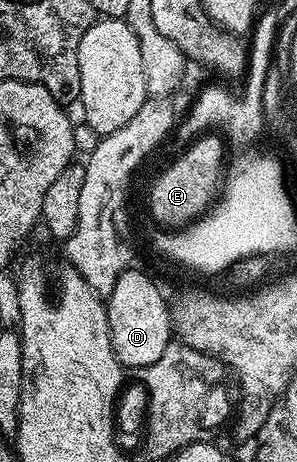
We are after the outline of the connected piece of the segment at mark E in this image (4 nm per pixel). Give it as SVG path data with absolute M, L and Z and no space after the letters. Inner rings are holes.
M215 134L210 139L195 145L187 155L183 155L171 169L157 179L153 179L151 189L151 205L155 211L153 221L167 229L181 229L202 216L208 210L209 204L216 198L219 189L214 187L213 181L221 181L223 155L225 153L224 140Z

